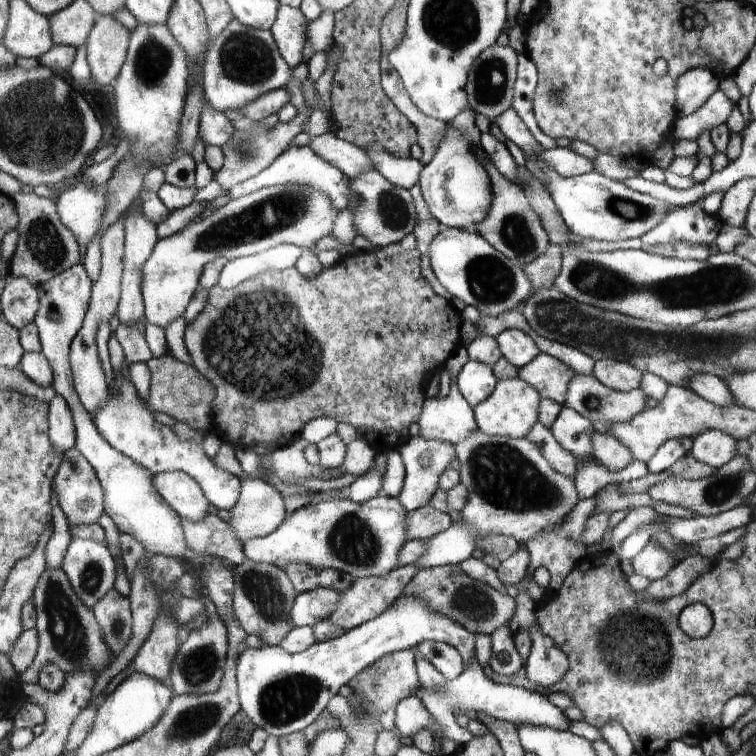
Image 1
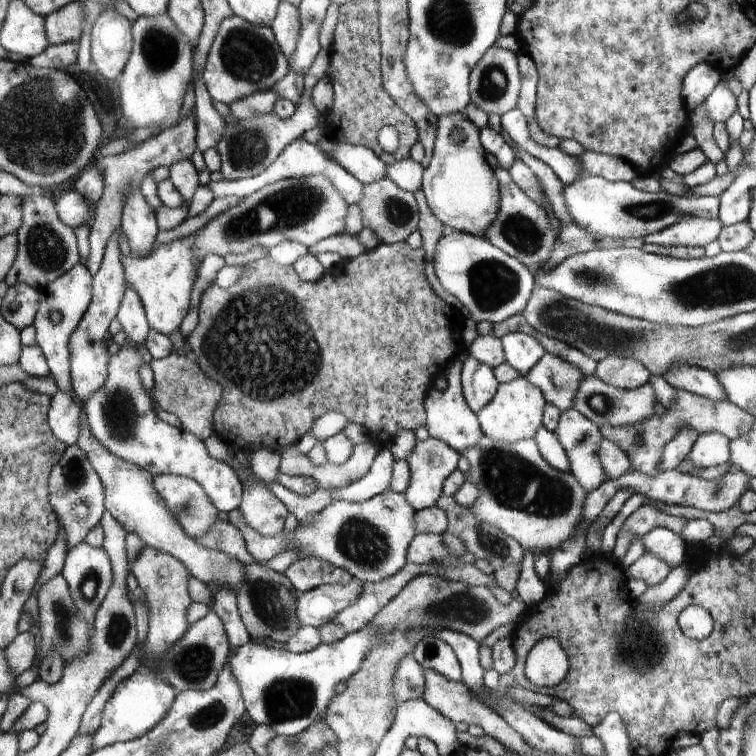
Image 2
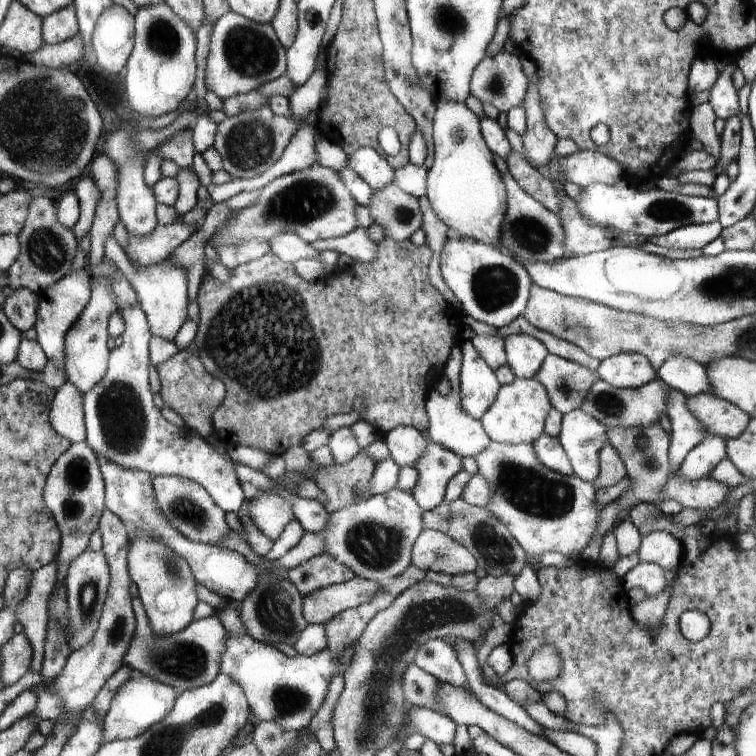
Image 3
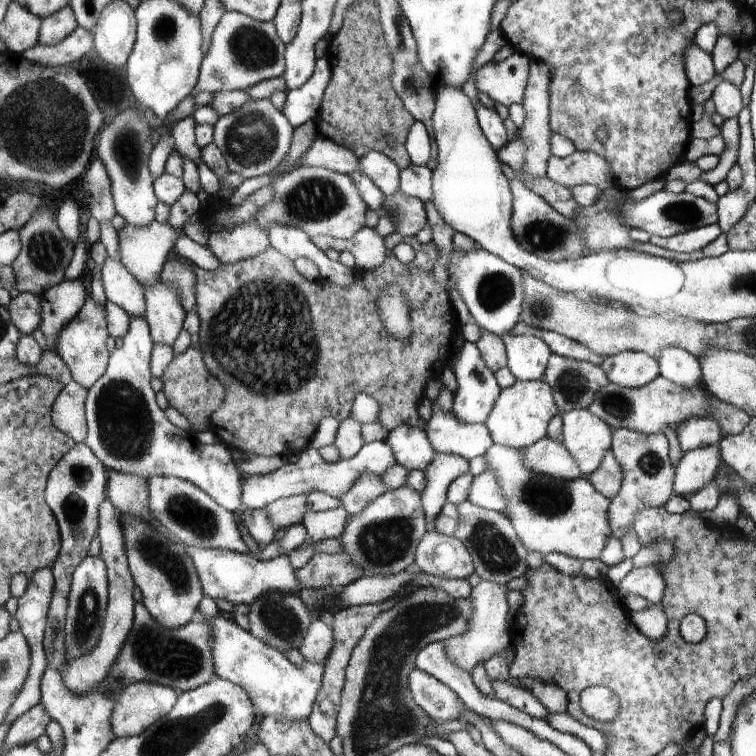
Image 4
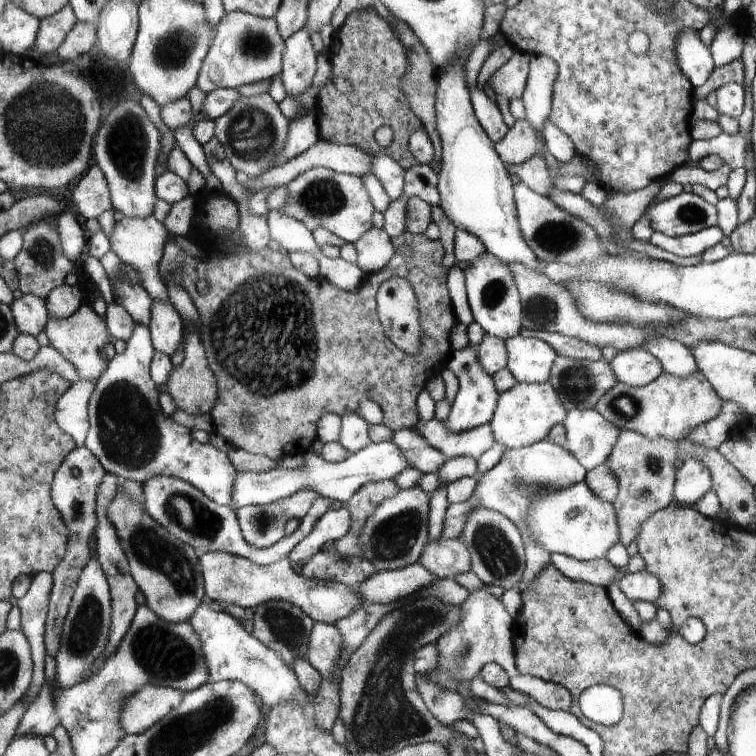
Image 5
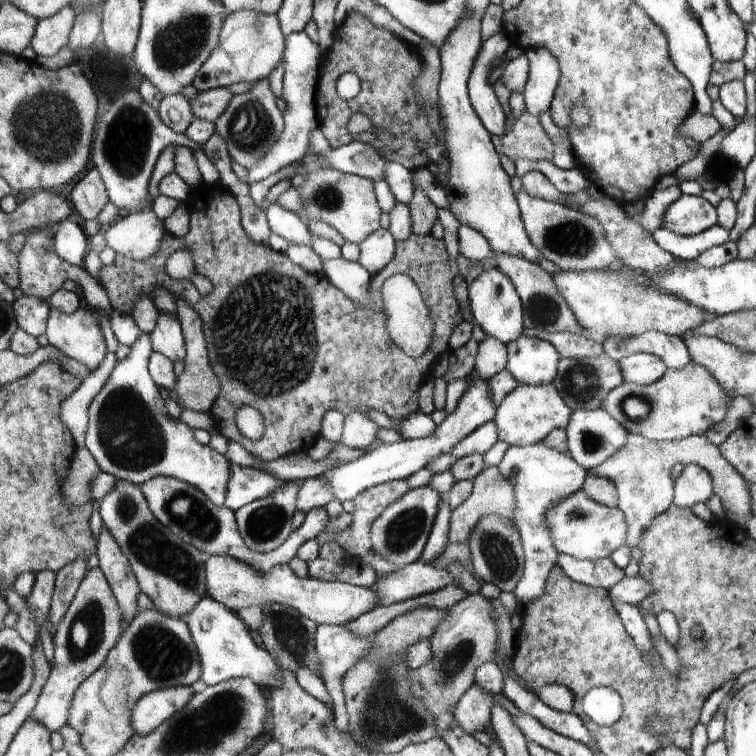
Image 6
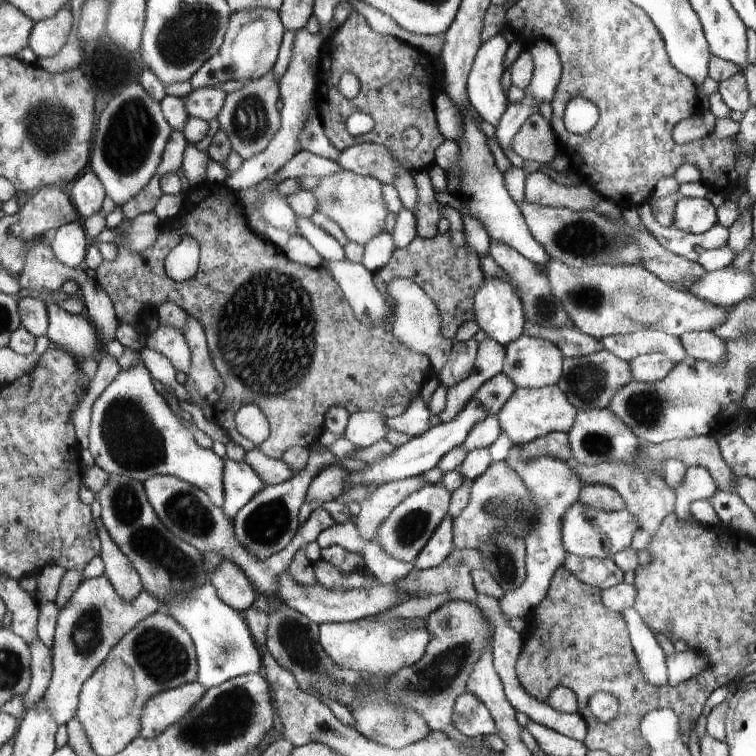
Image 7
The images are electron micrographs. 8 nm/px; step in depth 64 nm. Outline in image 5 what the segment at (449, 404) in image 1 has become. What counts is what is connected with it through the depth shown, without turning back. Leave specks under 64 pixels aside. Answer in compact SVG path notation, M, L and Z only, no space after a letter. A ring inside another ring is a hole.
M433 418L428 422L424 420L416 422L413 430L416 430L416 434L420 434L430 447L435 448L447 458L458 456L477 460L496 444L489 424L454 434L450 428L446 428L445 423L442 424Z

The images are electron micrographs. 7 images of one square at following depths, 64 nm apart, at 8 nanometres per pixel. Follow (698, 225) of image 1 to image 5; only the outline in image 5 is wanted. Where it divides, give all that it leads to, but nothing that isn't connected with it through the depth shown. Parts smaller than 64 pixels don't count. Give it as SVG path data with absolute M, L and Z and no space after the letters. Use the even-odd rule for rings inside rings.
M712 226L690 235L674 237L666 236L662 232L654 232L649 243L675 256L690 257L703 254L704 250L718 244L722 236L725 236L722 230L718 226Z

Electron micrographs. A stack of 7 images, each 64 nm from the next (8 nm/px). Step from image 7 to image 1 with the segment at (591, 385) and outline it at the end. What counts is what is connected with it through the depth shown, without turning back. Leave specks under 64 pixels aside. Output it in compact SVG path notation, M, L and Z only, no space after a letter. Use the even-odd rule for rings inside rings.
M544 352L518 373L518 377L535 387L542 398L554 399L562 406L567 402L568 388L574 376L575 372L566 363Z

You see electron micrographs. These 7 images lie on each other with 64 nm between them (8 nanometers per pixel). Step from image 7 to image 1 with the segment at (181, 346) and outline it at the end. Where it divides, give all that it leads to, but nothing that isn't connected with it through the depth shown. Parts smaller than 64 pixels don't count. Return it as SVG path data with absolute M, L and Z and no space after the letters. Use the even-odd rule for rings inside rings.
M276 185L264 187L249 195L232 199L226 206L215 210L210 216L197 223L184 227L179 233L167 239L161 239L156 245L154 254L143 268L143 293L146 302L148 322L167 329L183 316L186 306L196 292L198 278L204 265L210 260L222 256L226 260L238 257L258 255L261 250L269 249L277 244L290 243L301 249L308 249L320 238L327 237L332 232L334 220L340 214L333 200L310 185Z

